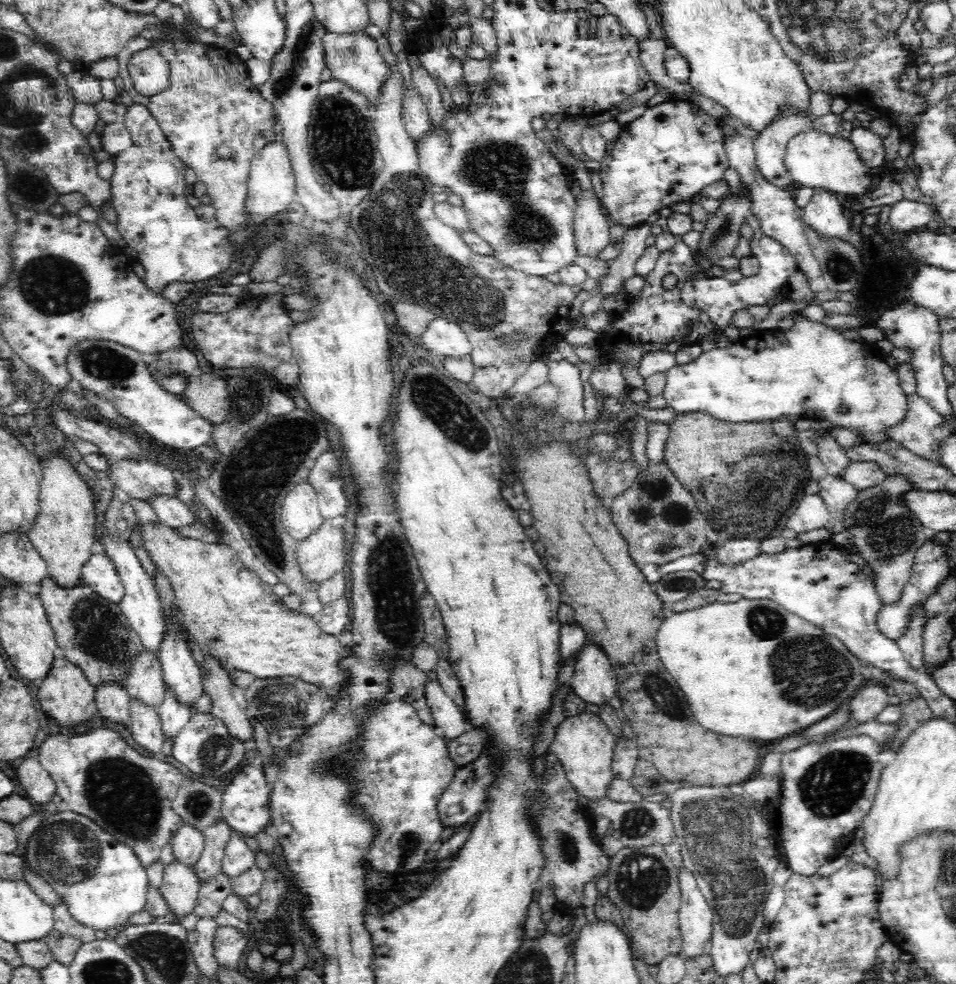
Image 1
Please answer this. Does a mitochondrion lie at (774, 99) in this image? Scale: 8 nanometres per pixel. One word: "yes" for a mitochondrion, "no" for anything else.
no

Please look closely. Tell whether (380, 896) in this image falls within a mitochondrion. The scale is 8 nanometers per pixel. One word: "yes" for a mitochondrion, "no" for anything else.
no

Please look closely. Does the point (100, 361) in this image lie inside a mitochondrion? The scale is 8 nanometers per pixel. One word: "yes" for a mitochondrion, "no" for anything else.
yes

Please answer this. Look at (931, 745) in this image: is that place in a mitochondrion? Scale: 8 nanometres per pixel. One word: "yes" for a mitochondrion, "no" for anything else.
no

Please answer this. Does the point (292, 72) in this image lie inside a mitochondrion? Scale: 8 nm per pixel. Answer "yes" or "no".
yes

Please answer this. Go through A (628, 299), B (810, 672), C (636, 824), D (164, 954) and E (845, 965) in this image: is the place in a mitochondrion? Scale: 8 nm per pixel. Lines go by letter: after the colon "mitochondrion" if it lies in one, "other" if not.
A: other
B: mitochondrion
C: mitochondrion
D: mitochondrion
E: mitochondrion

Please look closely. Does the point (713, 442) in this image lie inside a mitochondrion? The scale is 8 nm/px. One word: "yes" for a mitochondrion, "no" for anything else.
no

